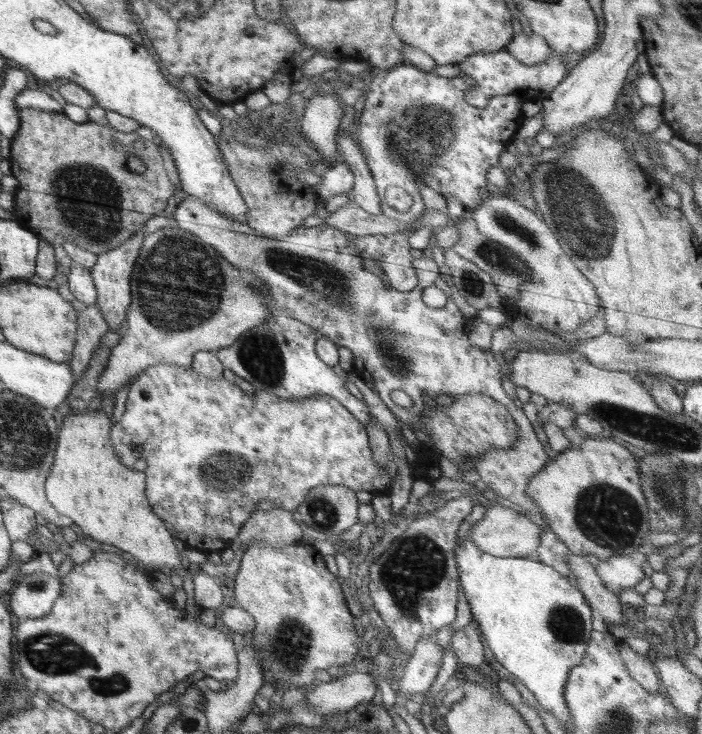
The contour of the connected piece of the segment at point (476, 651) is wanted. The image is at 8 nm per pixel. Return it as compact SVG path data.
M472 619L468 625L454 630L452 634L452 650L458 659L458 666L485 666L484 642L481 642L479 624Z

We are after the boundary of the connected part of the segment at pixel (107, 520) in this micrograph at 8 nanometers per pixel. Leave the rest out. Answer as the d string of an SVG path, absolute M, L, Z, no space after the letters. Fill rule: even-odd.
M77 412L65 416L62 420L62 430L58 432L58 462L54 462L54 474L45 482L45 494L53 508L76 524L80 537L98 546L102 543L111 544L124 552L129 552L144 564L147 569L163 570L168 574L175 572L186 573L188 566L183 552L177 542L166 529L164 521L154 515L144 488L144 474L138 470L128 470L114 456L110 438L110 418L102 412Z

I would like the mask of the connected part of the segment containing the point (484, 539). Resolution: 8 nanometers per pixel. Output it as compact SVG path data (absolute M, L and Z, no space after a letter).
M502 502L488 508L484 517L478 521L469 531L475 545L482 552L500 558L527 557L537 550L541 541L543 530L536 525L526 514L520 514L510 508L510 505Z

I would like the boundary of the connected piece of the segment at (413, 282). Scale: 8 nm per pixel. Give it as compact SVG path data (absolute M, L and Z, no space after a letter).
M405 228L403 232L394 234L354 234L349 235L349 238L359 252L372 256L388 276L392 288L410 291L416 288L418 282L408 244L408 237L412 233L416 234L414 228Z

